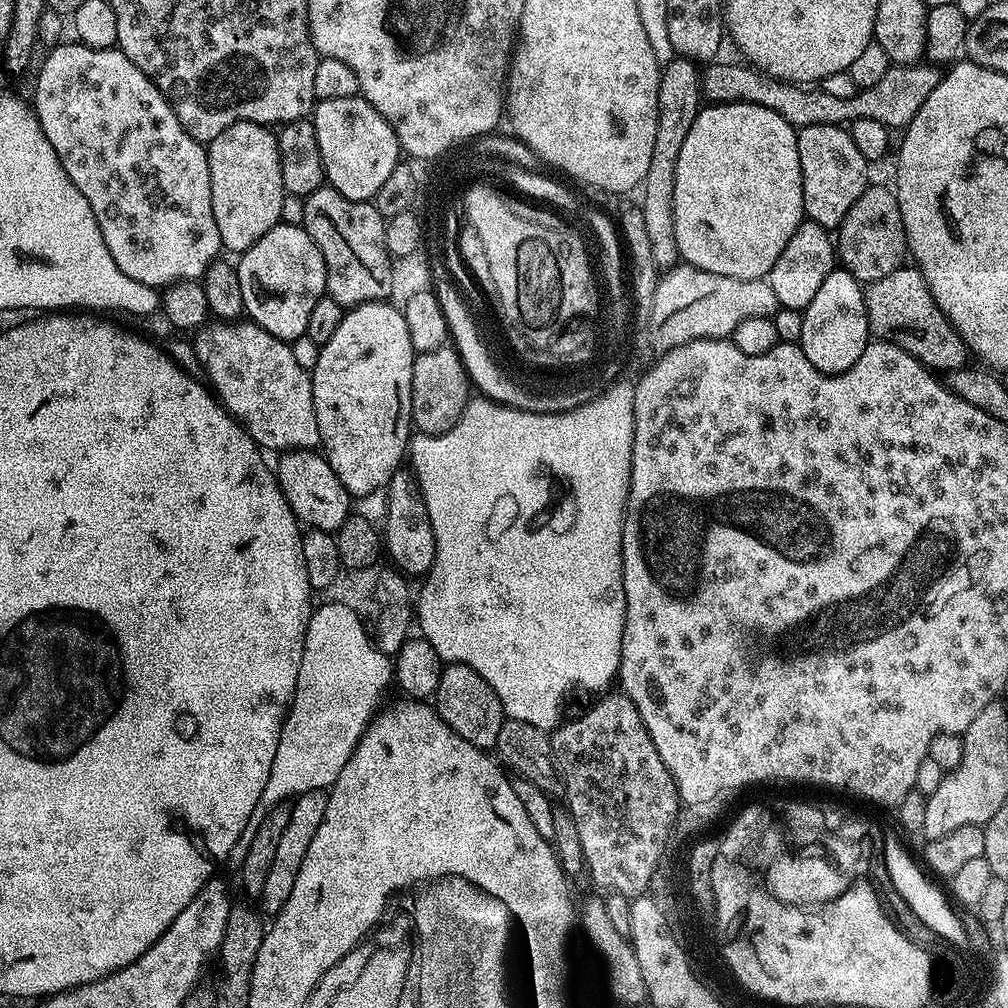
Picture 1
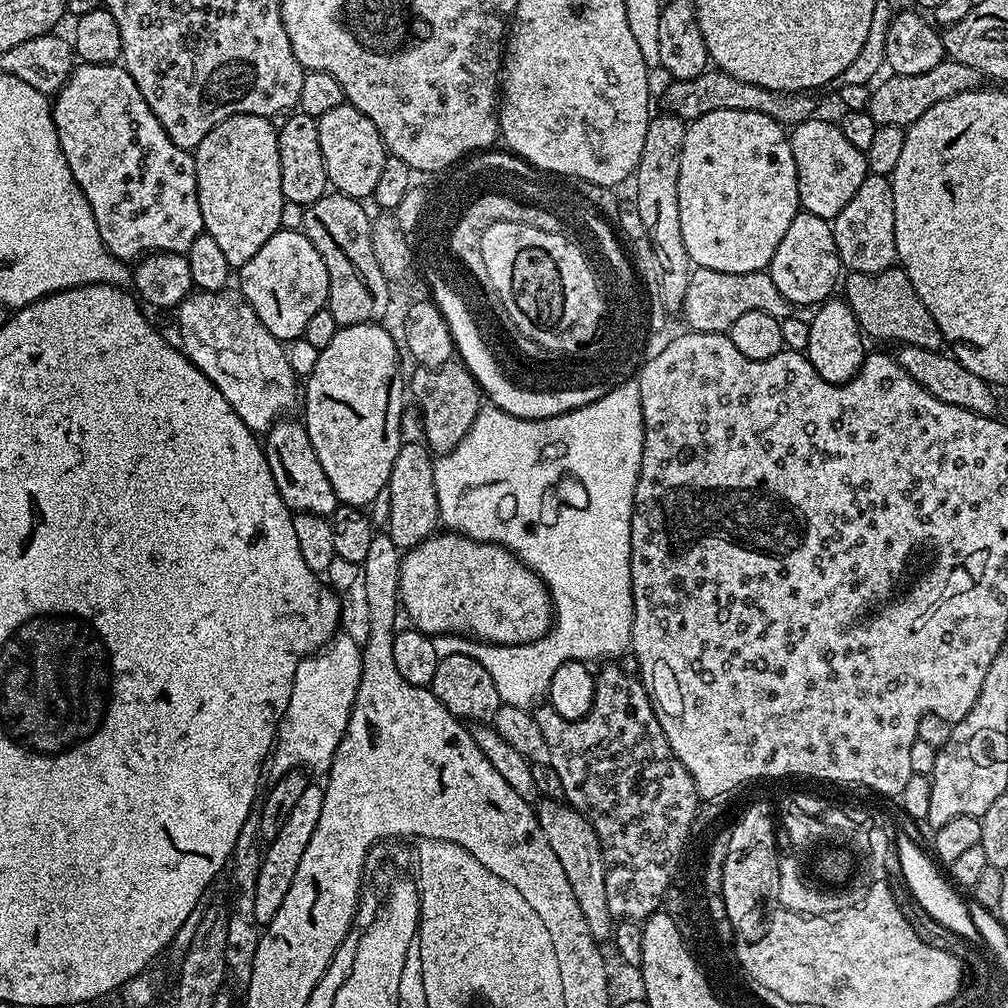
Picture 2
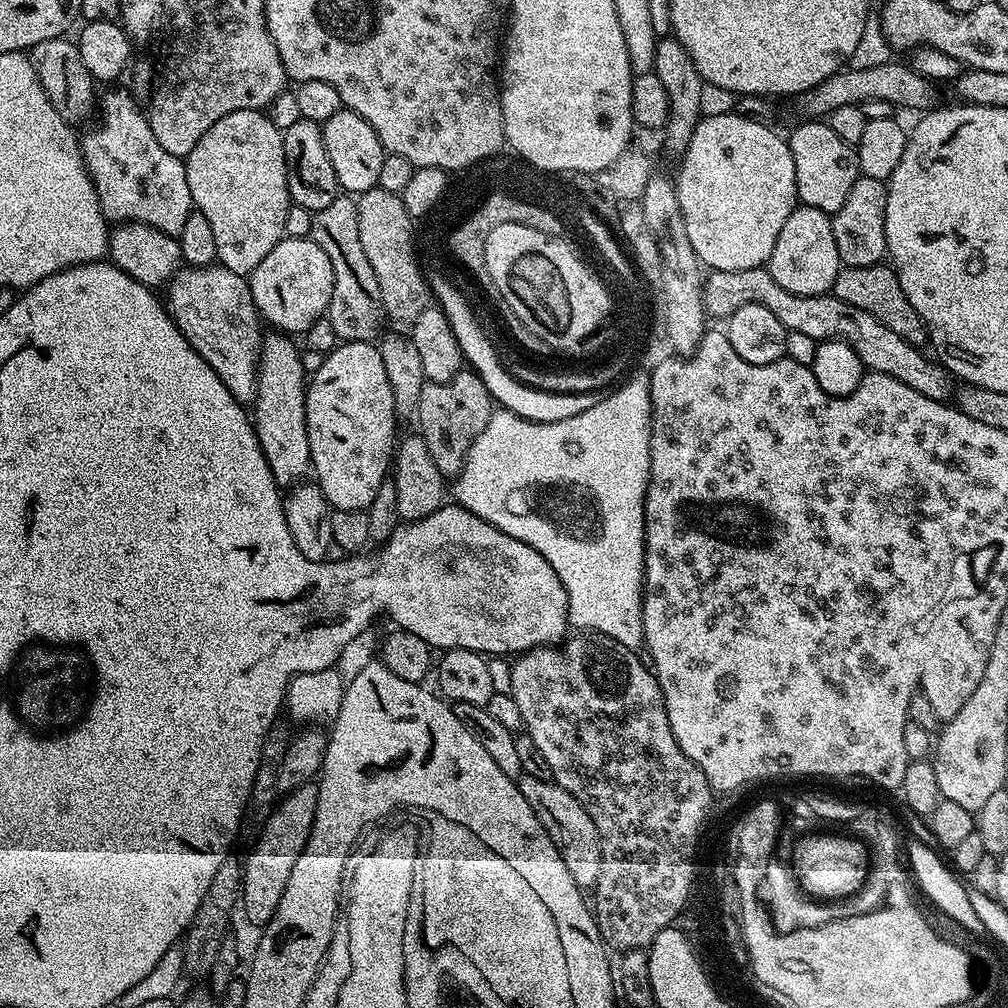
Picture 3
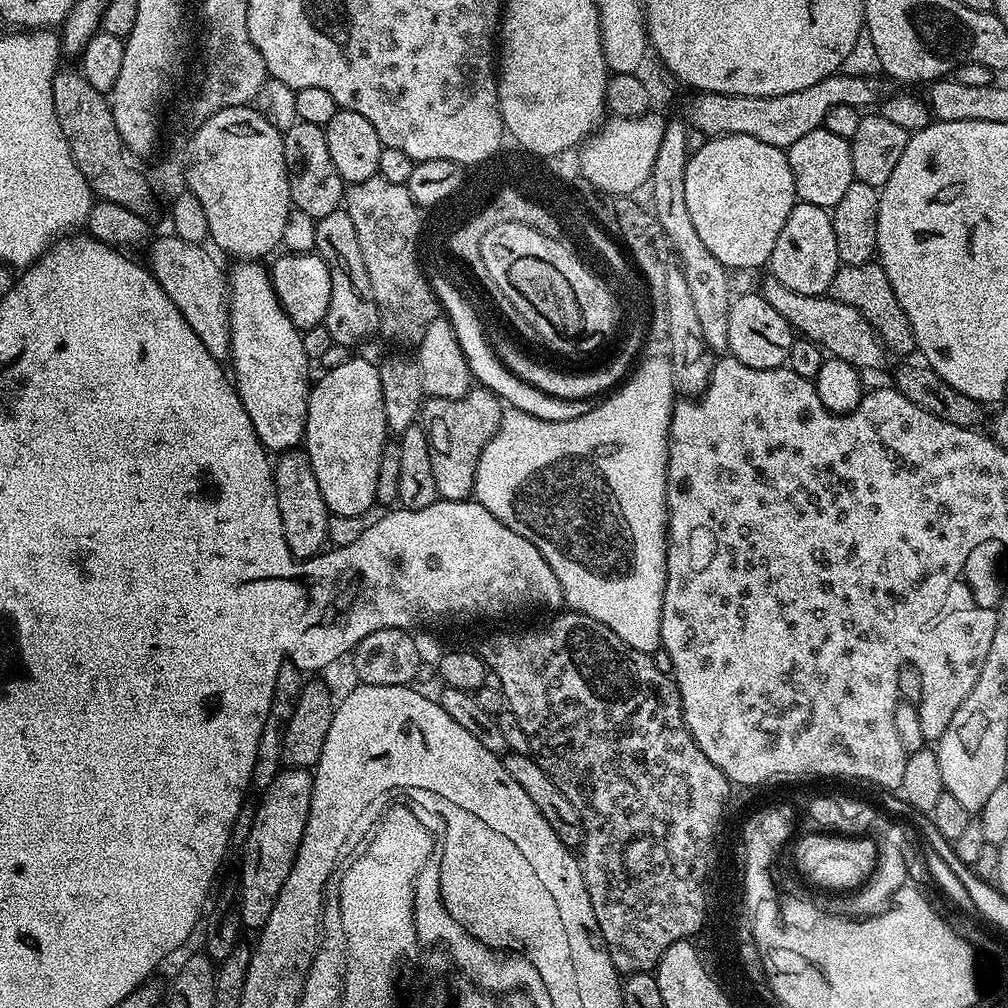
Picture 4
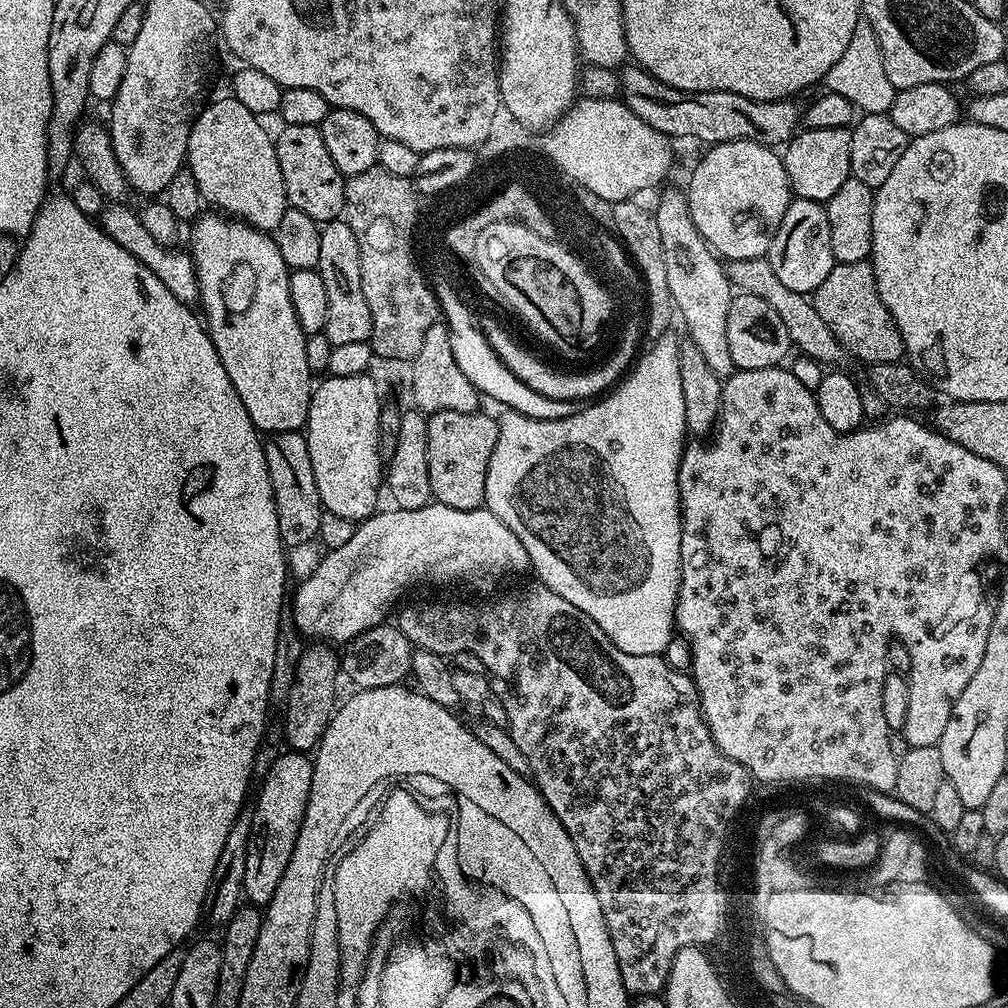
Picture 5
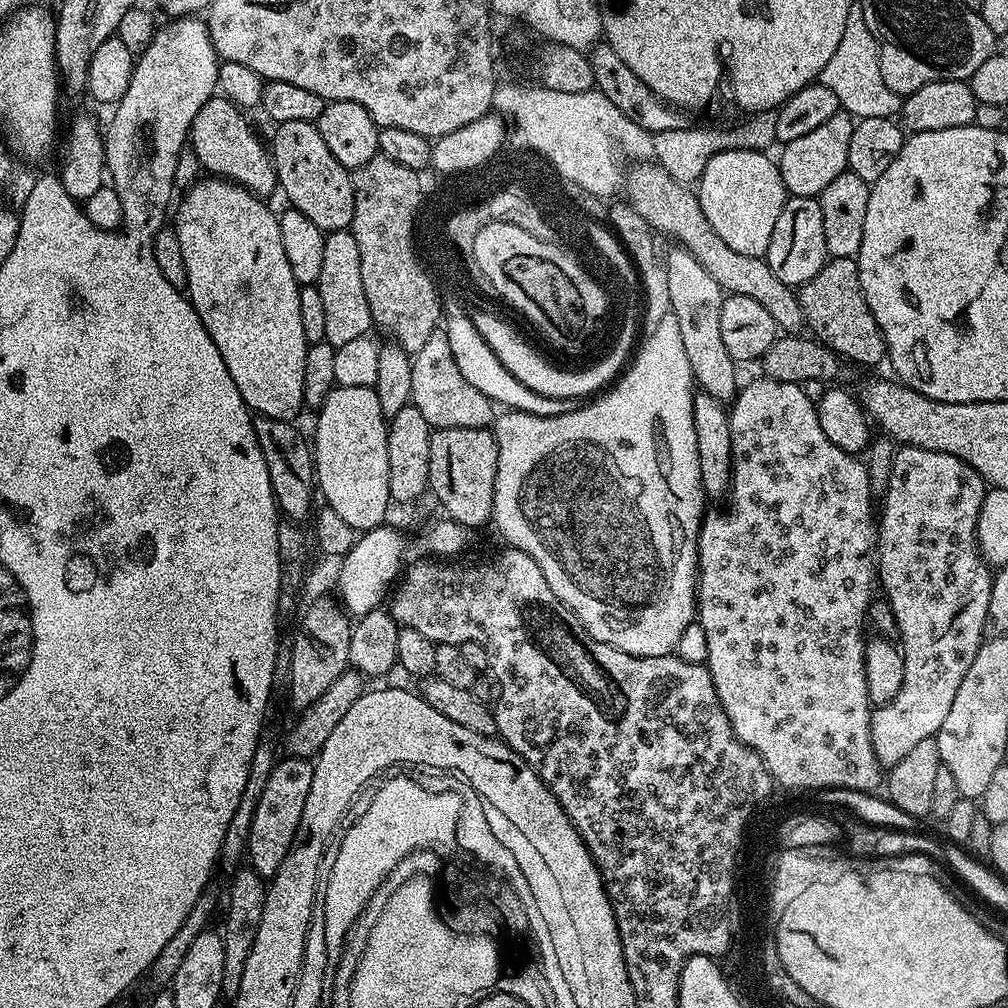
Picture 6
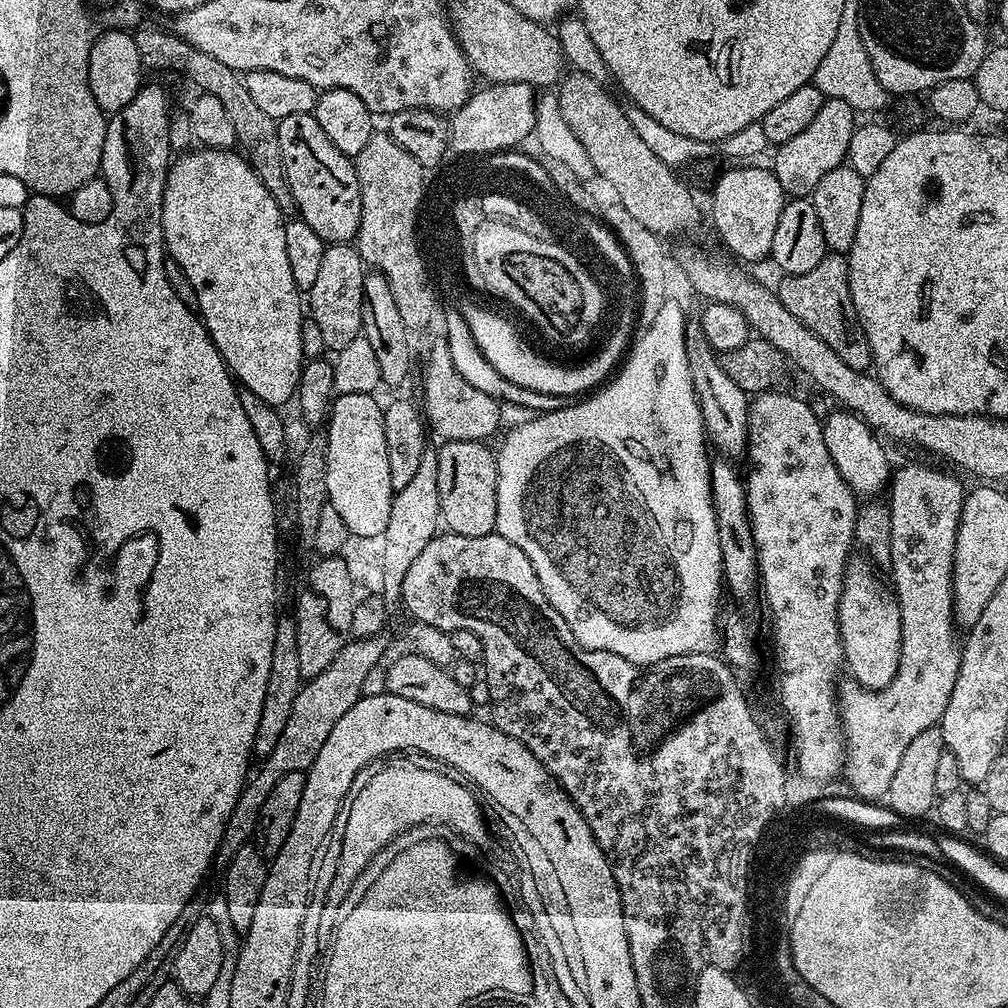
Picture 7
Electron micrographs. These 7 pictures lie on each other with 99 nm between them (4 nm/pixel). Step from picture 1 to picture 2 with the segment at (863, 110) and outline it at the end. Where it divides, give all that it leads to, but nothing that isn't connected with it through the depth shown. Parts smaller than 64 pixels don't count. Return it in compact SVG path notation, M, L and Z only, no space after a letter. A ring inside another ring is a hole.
M951 58L938 62L938 66L934 66L934 70L926 70L926 74L892 74L889 77L889 80L881 79L871 89L866 111L870 118L874 118L876 125L889 124L900 128L922 118L922 114L926 114L930 106L938 106L938 102L946 102L946 98L954 98L954 94L972 92L975 88L981 87L986 80L981 72L974 70L974 66L966 66L966 62L958 62ZM709 70L692 80L672 80L664 92L663 107L672 115L685 122L702 118L702 114L710 114L710 110L754 110L766 114L781 126L795 126L804 120L813 119L816 104L807 92L775 92L756 86L750 82L742 82L730 74L719 70Z

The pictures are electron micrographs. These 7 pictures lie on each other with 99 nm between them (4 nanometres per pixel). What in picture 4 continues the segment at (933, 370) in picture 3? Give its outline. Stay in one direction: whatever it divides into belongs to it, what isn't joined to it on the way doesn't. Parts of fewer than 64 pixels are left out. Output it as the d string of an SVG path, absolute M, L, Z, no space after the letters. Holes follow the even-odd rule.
M765 275L764 285L758 288L761 296L786 318L786 322L803 339L812 340L820 346L829 357L837 360L845 360L854 367L867 370L867 368L880 368L884 364L886 349L880 335L874 330L874 326L854 306L850 306L841 300L835 300L832 295L803 296L778 282L778 278Z

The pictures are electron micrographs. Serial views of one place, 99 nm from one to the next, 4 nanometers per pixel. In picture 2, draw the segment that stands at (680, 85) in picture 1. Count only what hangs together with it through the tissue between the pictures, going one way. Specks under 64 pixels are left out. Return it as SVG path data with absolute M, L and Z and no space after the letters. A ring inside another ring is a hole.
M667 110L661 113L661 116L653 115L646 126L646 143L642 146L642 158L634 173L634 203L638 215L642 217L642 226L646 226L646 234L656 251L656 261L660 263L658 295L663 311L670 314L681 311L686 298L686 286L694 267L688 257L686 242L682 242L682 222L678 222L678 170L688 124Z

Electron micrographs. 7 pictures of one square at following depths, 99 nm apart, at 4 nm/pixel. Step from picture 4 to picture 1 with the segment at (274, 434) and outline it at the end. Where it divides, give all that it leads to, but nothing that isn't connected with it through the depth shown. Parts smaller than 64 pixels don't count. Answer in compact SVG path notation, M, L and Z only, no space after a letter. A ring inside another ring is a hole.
M306 448L284 450L279 456L280 461L274 464L276 481L297 520L308 528L335 534L342 522L346 522L351 509L348 507L354 504L354 500L342 482L338 482L338 474L334 474L330 462L319 451Z

